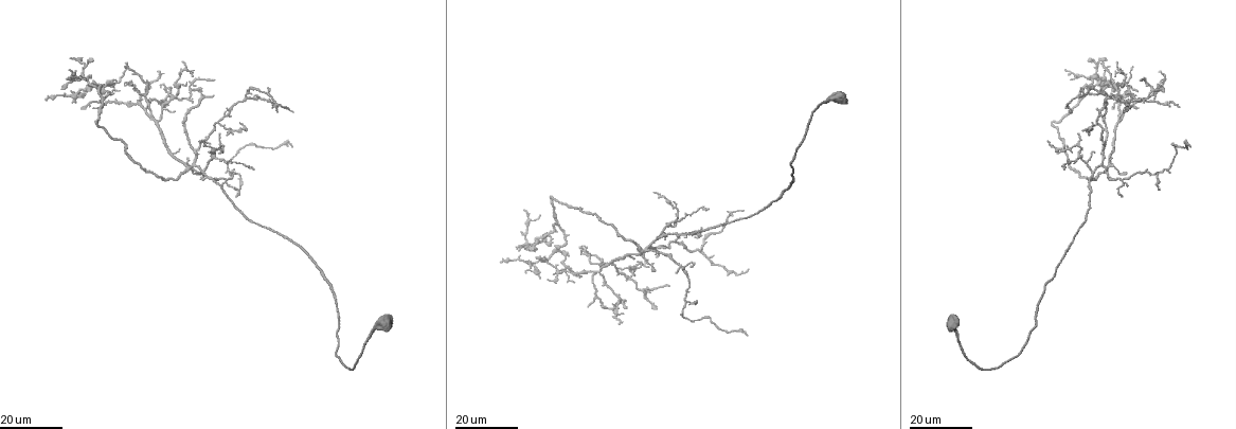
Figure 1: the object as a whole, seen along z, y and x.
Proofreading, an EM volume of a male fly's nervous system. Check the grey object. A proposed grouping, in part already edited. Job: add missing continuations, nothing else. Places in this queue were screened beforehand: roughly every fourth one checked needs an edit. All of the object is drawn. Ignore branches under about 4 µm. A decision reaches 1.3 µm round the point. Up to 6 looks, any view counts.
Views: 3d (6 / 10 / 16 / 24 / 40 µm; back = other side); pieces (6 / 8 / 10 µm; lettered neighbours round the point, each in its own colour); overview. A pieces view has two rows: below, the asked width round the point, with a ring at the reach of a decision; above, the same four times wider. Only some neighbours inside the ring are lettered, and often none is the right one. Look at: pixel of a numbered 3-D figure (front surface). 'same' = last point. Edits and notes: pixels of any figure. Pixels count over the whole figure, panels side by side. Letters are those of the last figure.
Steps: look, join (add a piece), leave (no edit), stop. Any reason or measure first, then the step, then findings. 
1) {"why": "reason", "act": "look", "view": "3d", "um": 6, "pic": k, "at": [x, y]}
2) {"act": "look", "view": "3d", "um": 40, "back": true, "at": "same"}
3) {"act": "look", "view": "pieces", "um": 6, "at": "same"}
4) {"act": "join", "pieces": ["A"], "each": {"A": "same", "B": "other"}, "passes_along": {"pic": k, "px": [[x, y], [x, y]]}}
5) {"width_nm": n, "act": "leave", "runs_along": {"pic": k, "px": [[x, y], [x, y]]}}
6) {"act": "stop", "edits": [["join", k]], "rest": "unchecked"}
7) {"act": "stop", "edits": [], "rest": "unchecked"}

{"why": "thin end", "act": "look", "view": "3d", "um": 24, "pic": 1, "at": [69, 58]}

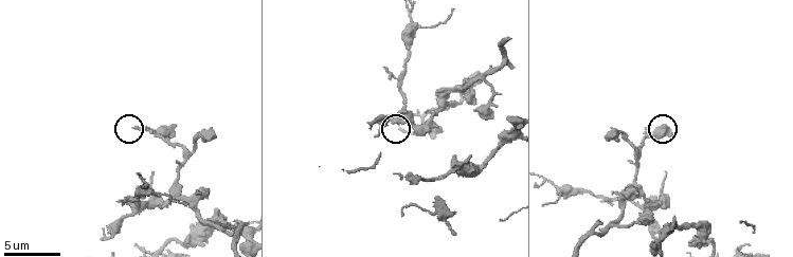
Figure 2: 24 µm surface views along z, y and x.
{"act": "look", "view": "pieces", "um": 8, "pic": 2, "at": [134, 129]}

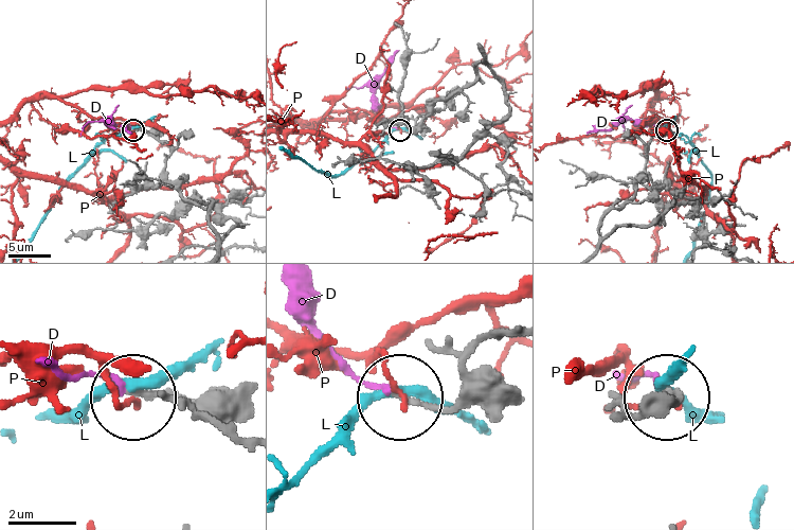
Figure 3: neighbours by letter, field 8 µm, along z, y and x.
{"act": "leave", "each": {"D": "other", "L": "other", "P": "other"}, "runs_along": {"pic": 3, "px": [[217, 428], [182, 396], [134, 393]]}, "found": "none of them fits"}

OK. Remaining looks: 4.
{"why": "thin end", "act": "look", "view": "3d", "um": 6, "pic": 2, "at": [237, 222]}

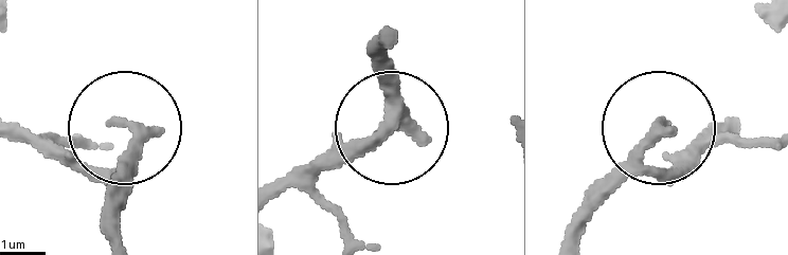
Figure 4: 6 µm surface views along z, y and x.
{"act": "look", "view": "pieces", "um": 8, "pic": 4, "at": [118, 121]}

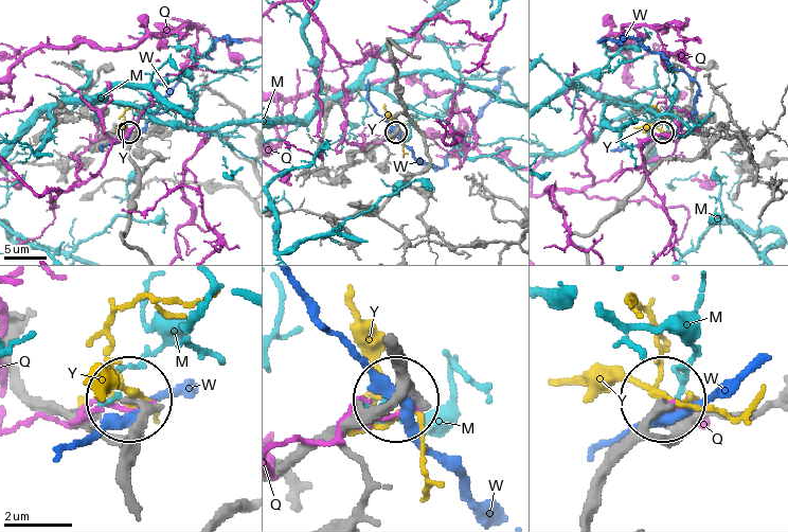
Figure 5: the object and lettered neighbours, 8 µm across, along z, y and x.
{"width_nm": 160, "act": "leave", "each": {"M": "other", "Q": "other", "W": "other", "Y": "other"}, "runs_along": {"pic": 5, "px": [[586, 514], [603, 463], [660, 406]]}, "found": "no lettered piece goes on from it"}

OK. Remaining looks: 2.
{"why": "an open end", "act": "look", "view": "3d", "um": 16, "pic": 1, "at": [127, 61]}

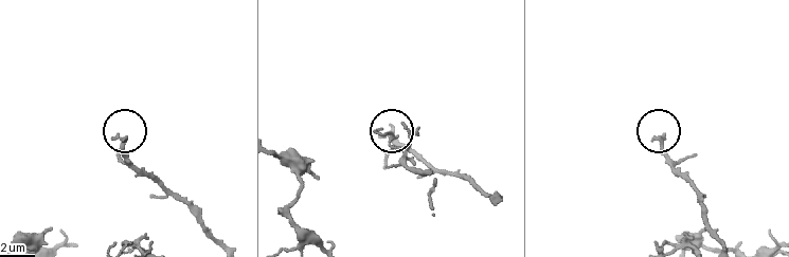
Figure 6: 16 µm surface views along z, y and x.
{"why": "what lies round it", "act": "look", "view": "pieces", "um": 6, "pic": 6, "at": [652, 139]}

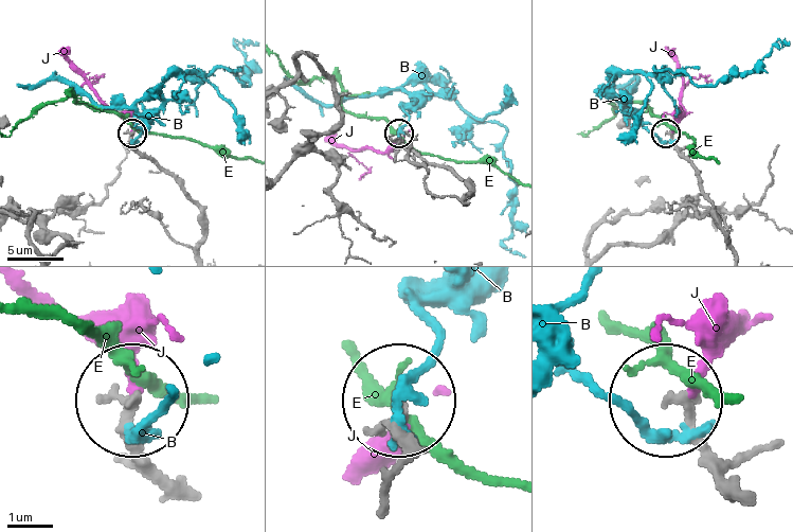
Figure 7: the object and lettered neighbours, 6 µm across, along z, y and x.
{"width_nm": 130, "act": "leave", "each": {"B": "other", "E": "other", "J": "other"}, "runs_along": {"pic": 7, "px": [[735, 249], [698, 175], [665, 132]]}, "found": "no lettered piece goes on from it"}

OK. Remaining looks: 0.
{"act": "stop", "edits": [], "rest": "unchecked"}

